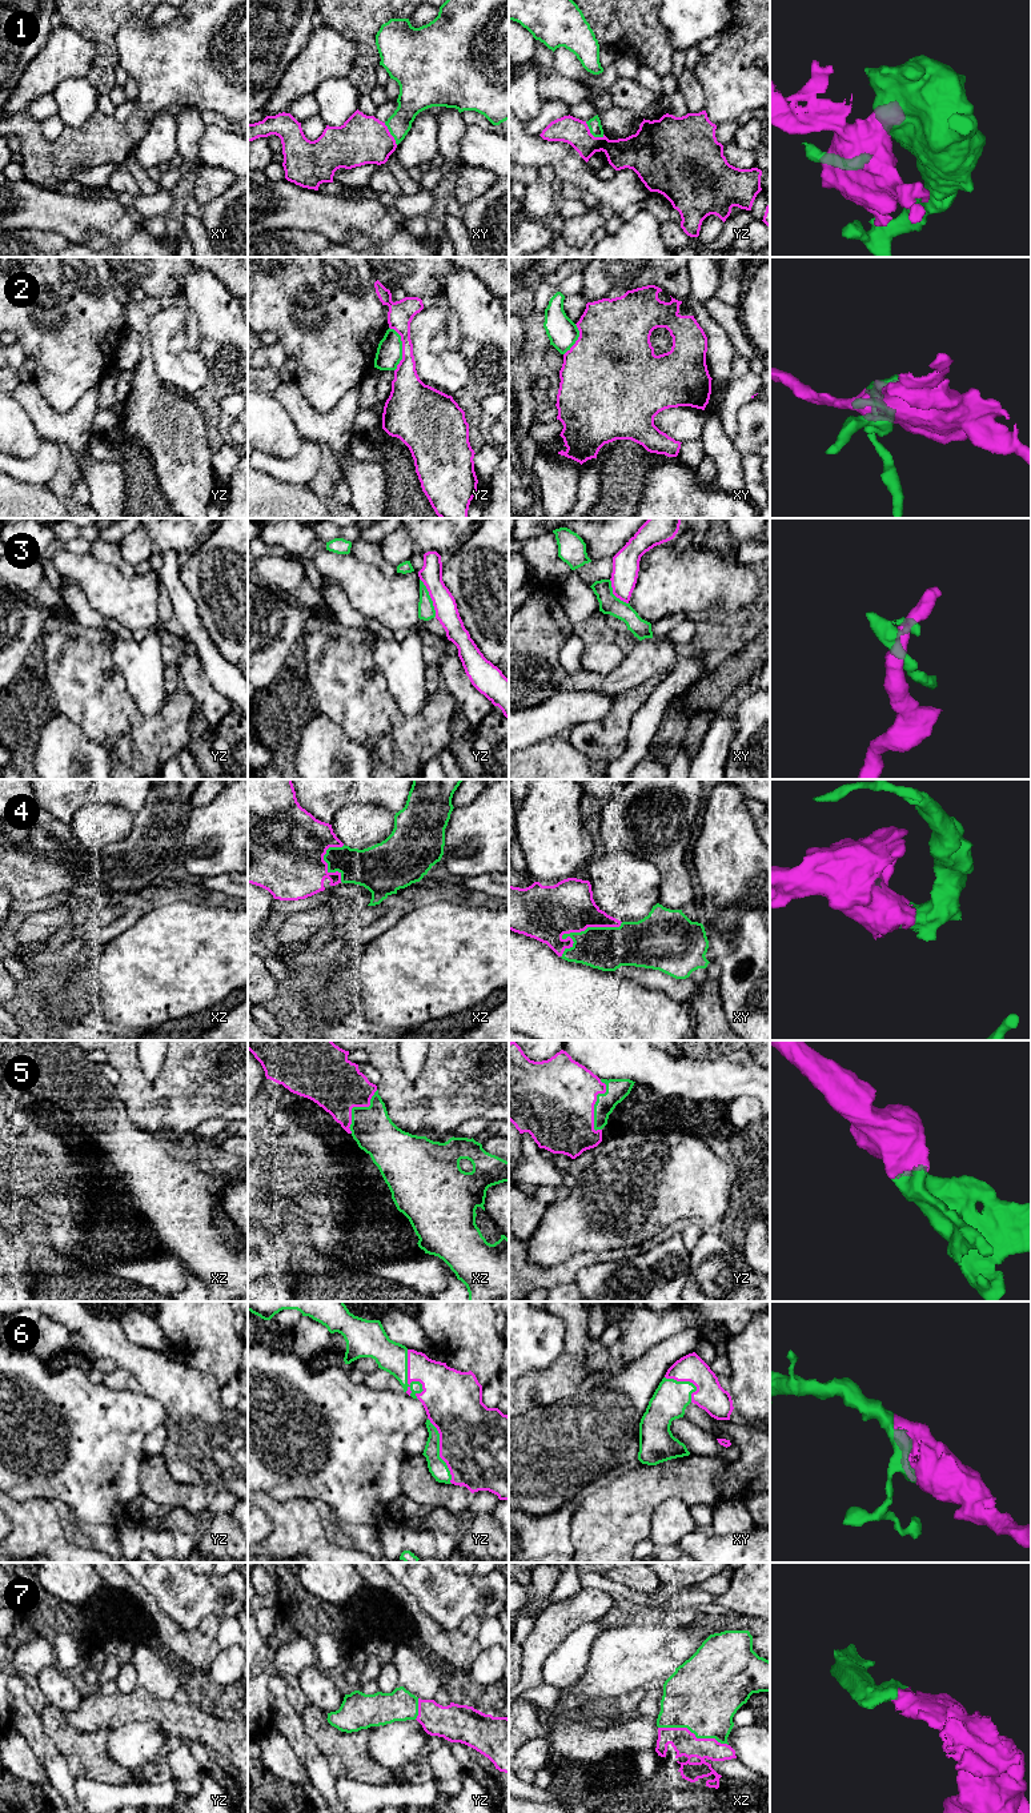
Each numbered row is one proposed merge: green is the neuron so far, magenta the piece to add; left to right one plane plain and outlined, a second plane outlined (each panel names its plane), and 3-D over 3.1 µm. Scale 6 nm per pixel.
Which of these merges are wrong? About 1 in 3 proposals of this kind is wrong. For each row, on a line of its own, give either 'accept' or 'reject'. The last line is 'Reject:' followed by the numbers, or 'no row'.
1: reject
2: reject
3: reject
4: accept
5: accept
6: accept
7: accept
Reject: 1, 2, 3

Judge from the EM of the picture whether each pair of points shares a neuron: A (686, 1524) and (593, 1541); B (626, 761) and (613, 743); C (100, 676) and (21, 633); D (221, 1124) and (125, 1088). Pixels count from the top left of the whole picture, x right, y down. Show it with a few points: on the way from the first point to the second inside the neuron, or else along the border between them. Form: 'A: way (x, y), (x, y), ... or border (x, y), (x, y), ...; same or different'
A: border (662, 1501), (653, 1513), (649, 1536); different
B: border (630, 725), (625, 751), (609, 765); different
C: border (44, 622), (39, 636); different
D: border (229, 1122), (221, 1118), (208, 1118), (191, 1135); different

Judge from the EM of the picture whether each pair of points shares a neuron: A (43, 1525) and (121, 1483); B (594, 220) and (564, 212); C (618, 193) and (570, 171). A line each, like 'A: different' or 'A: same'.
A: different
B: different
C: same

